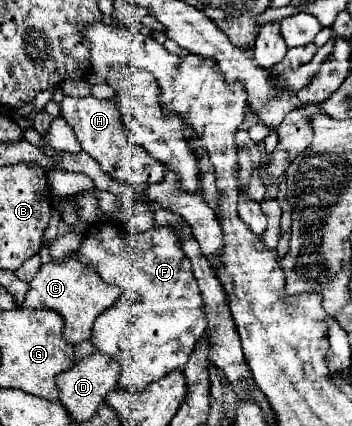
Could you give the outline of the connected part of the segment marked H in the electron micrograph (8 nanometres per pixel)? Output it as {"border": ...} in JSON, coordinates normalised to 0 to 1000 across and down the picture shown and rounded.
{"border":[[[188,223],[170,242],[170,270],[199,289],[210,312],[227,322],[239,354],[250,364],[261,364],[284,383],[284,392],[324,420],[347,420],[369,434],[460,425],[472,392],[460,392],[460,383],[449,383],[398,340],[369,336],[369,322],[358,317],[358,293],[347,289],[347,265],[341,265],[341,251],[330,237]]]}

